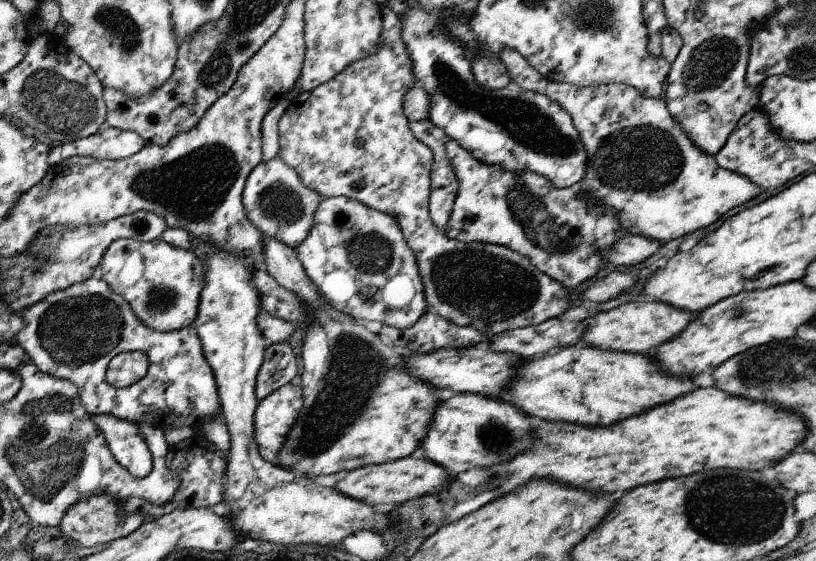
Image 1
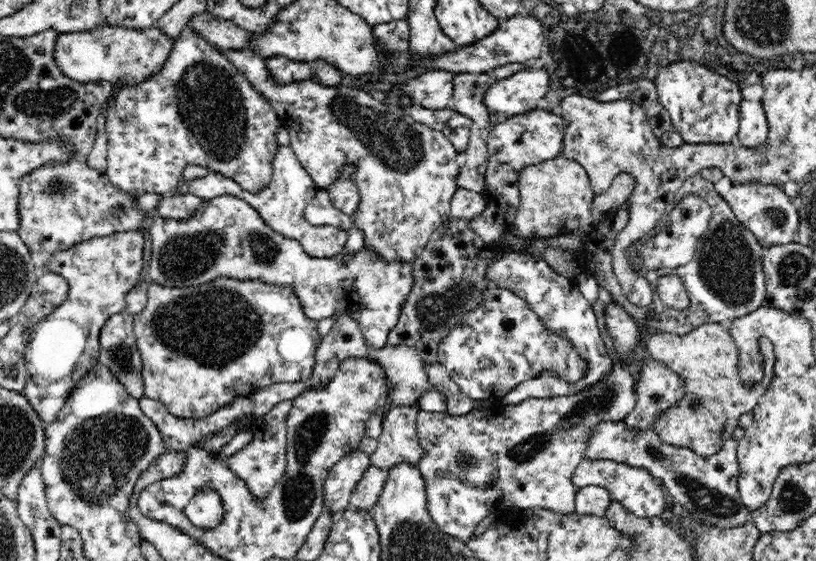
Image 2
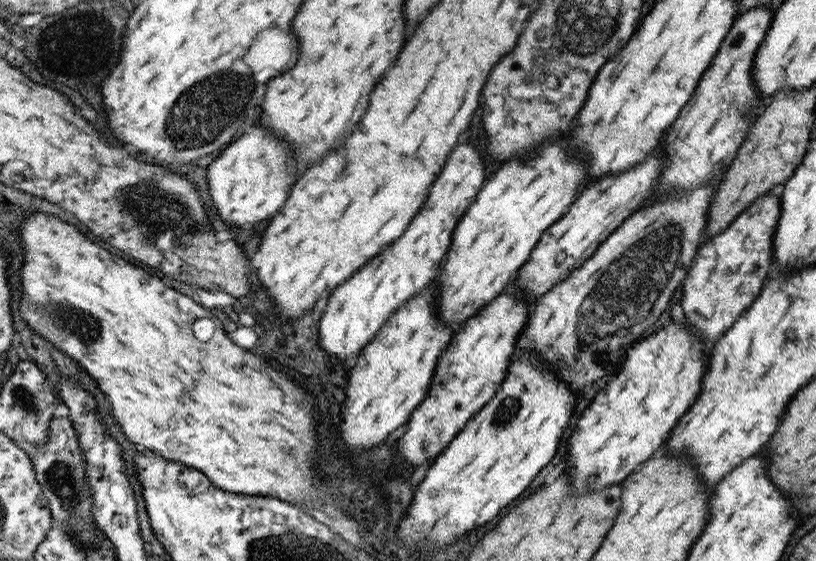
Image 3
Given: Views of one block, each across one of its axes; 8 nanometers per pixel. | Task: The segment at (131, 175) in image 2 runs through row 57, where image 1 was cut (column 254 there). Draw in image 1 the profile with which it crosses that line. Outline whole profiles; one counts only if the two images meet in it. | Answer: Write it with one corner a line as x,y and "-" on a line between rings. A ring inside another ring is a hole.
279,156
260,162
247,176
242,190
247,220
255,225
263,237
281,240
292,249
297,248
307,238
313,214
321,199
314,189
307,188
302,183
298,172
286,165

